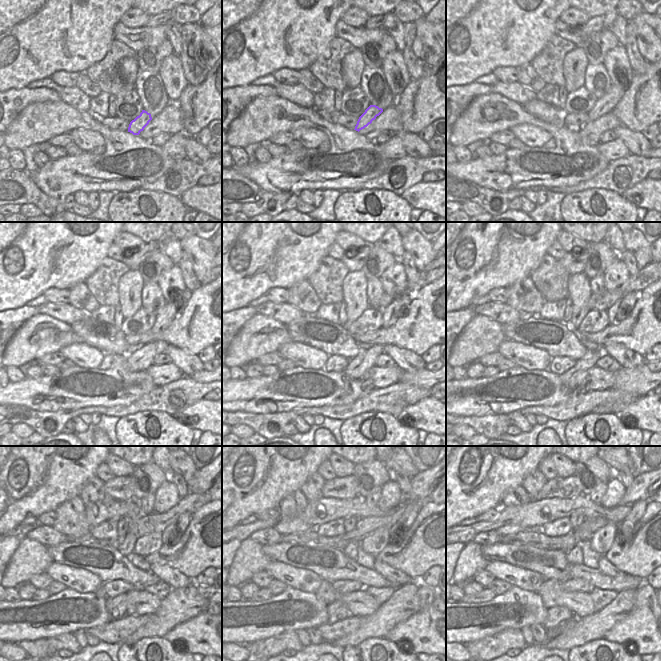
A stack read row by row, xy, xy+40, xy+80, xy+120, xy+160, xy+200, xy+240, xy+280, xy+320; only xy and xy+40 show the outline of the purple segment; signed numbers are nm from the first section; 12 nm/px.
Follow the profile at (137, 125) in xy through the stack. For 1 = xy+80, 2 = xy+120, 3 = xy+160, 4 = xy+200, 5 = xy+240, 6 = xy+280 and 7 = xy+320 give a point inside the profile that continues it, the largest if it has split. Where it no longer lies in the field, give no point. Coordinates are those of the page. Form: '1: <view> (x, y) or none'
1: xy+80 (607, 103)
2: xy+120 (165, 315)
3: xy+160 (399, 307)
4: xy+200 (621, 309)
5: xy+240 (175, 530)
6: xy+280 (406, 520)
7: xy+320 (637, 510)

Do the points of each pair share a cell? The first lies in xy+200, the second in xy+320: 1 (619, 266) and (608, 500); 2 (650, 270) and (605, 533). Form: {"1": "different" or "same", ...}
{"1": "same", "2": "different"}

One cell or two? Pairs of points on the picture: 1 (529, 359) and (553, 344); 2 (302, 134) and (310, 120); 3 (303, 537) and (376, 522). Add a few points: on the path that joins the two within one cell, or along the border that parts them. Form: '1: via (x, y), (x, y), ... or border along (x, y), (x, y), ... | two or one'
1: border along (521, 343), (542, 348), (552, 357) | two
2: border along (291, 131), (313, 127), (327, 137) | two
3: via (321, 541), (342, 541), (346, 537), (358, 533) | one

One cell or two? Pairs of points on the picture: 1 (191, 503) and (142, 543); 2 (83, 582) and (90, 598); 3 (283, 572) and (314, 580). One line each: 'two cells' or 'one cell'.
1: two cells
2: two cells
3: one cell

